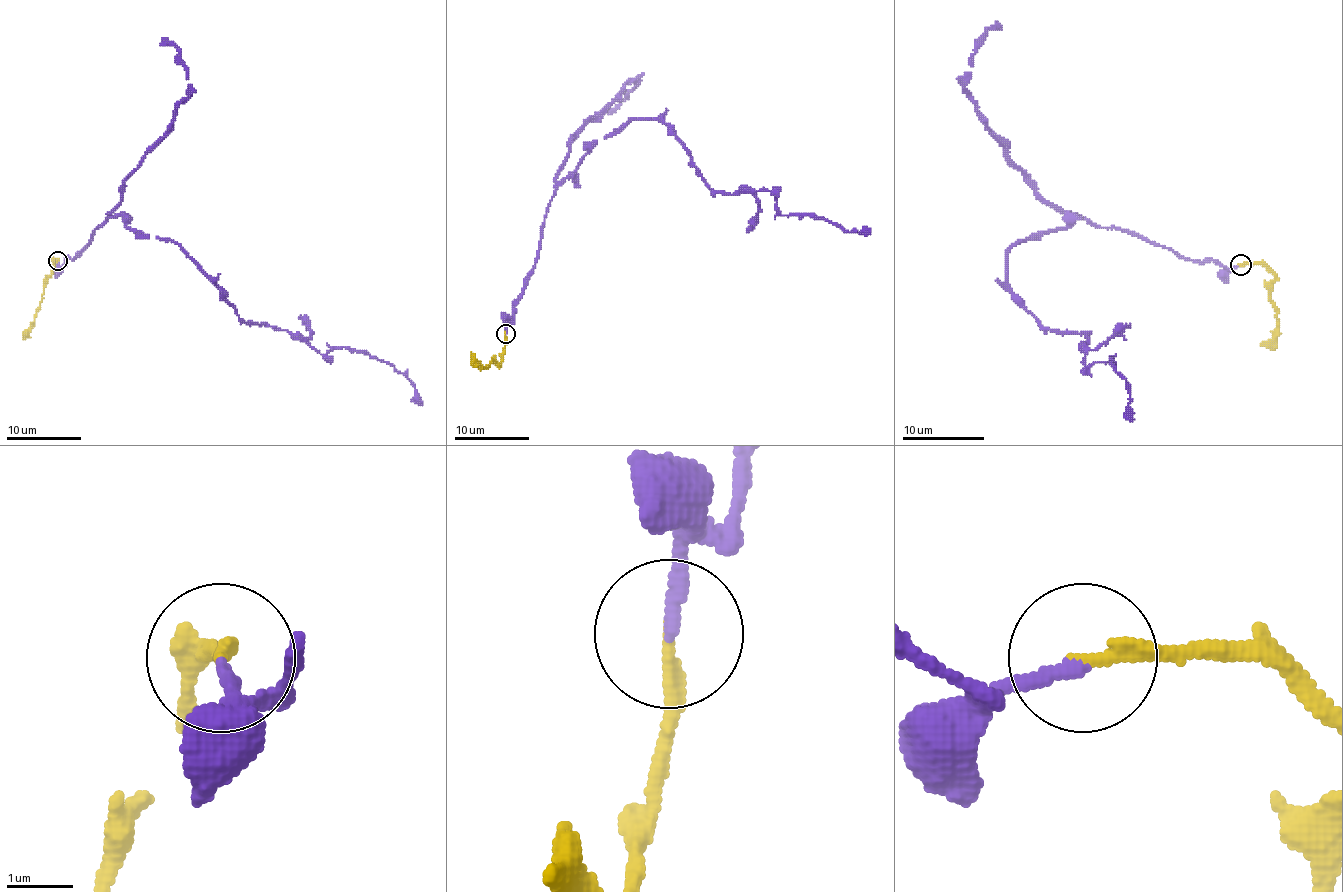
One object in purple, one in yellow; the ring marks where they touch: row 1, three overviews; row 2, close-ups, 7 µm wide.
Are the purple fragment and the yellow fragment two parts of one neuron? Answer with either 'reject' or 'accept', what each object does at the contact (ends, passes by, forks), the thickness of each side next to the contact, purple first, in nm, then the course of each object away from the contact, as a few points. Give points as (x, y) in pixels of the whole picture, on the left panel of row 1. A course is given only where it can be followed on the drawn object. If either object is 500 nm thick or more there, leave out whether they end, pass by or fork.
accept; purple ends; yellow ends; calibres 190 and 200 nm; course purple (57, 260), (120, 215), (169, 238), (242, 320), (321, 354), (388, 362), (422, 405); course yellow (57, 260), (44, 288), (34, 324), (23, 335)

